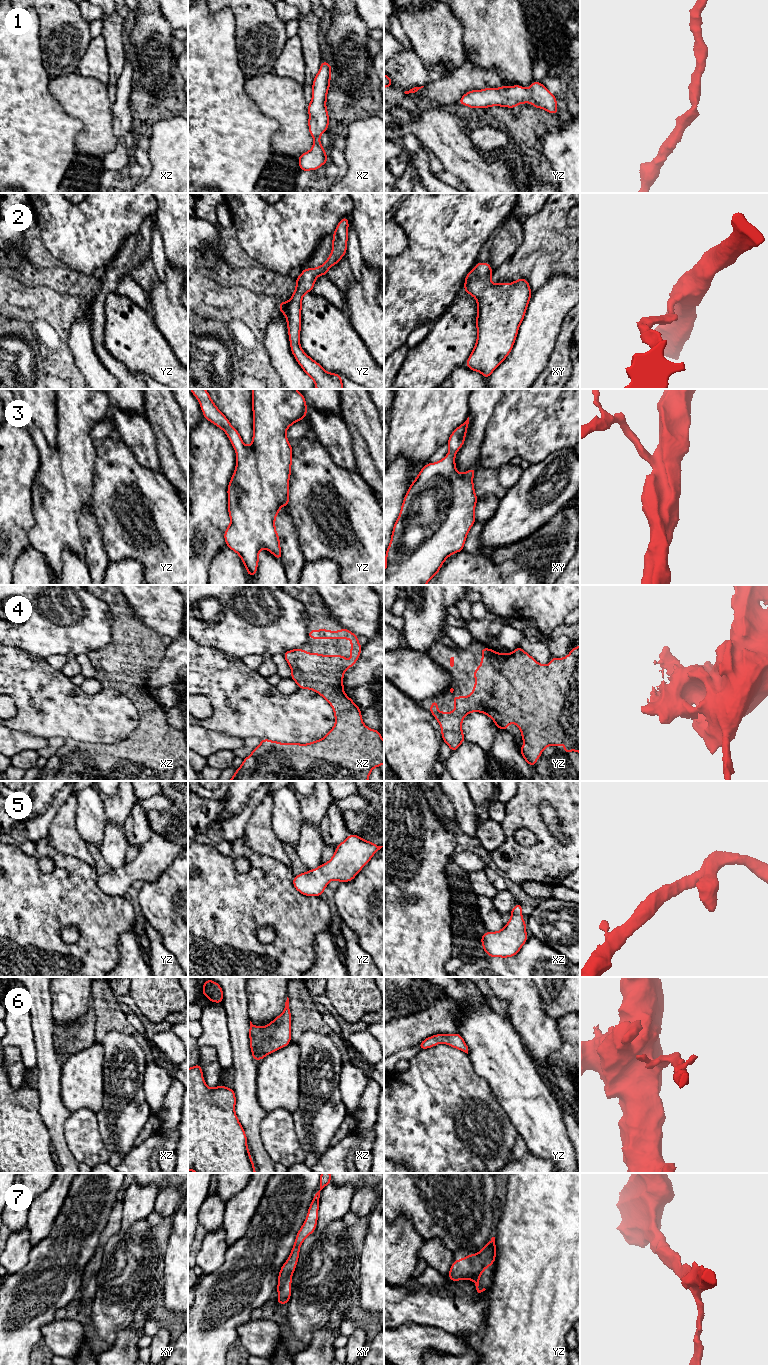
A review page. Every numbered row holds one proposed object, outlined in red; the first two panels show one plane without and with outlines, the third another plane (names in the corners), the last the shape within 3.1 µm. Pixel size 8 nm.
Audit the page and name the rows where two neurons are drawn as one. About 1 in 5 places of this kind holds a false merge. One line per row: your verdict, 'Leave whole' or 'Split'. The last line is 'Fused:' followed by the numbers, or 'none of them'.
1: Leave whole
2: Leave whole
3: Leave whole
4: Leave whole
5: Leave whole
6: Leave whole
7: Leave whole
Fused: none of them

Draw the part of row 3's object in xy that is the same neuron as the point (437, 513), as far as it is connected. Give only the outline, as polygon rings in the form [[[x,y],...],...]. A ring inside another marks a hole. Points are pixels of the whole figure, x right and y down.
[[[469,417],[451,433],[447,443],[449,453],[436,463],[427,463],[410,485],[386,551],[384,585],[426,585],[450,555],[463,551],[467,534],[476,521],[474,512],[478,500],[473,484],[476,468],[461,474],[455,464],[456,453],[464,445],[468,424]]]

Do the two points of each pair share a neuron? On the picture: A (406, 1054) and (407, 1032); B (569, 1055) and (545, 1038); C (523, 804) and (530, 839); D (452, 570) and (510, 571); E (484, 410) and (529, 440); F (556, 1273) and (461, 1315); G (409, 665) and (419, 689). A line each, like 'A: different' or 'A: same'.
A: different
B: different
C: different
D: same
E: different
F: different
G: same

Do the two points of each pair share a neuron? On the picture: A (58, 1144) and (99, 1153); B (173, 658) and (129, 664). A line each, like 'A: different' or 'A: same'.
A: different
B: different

